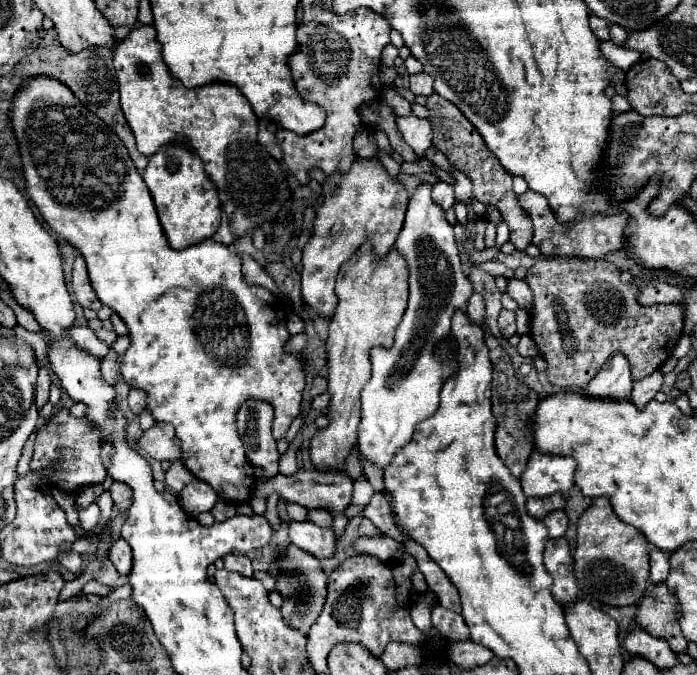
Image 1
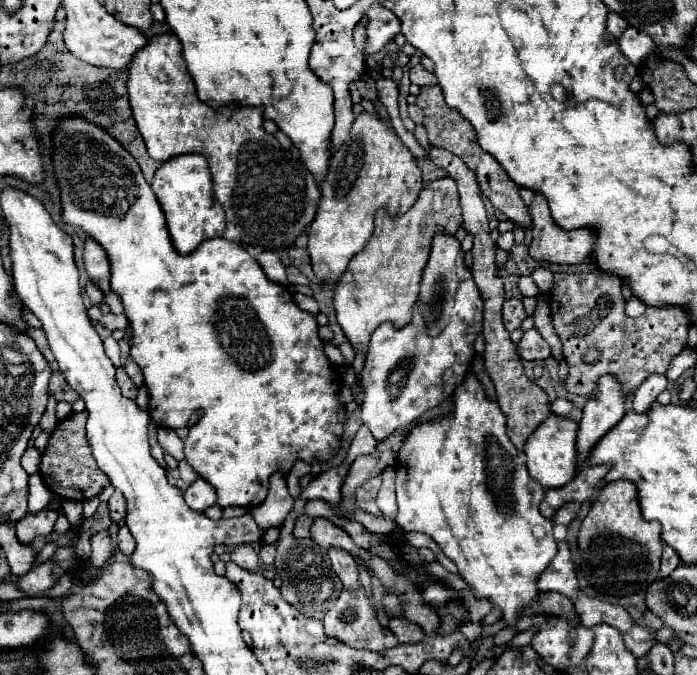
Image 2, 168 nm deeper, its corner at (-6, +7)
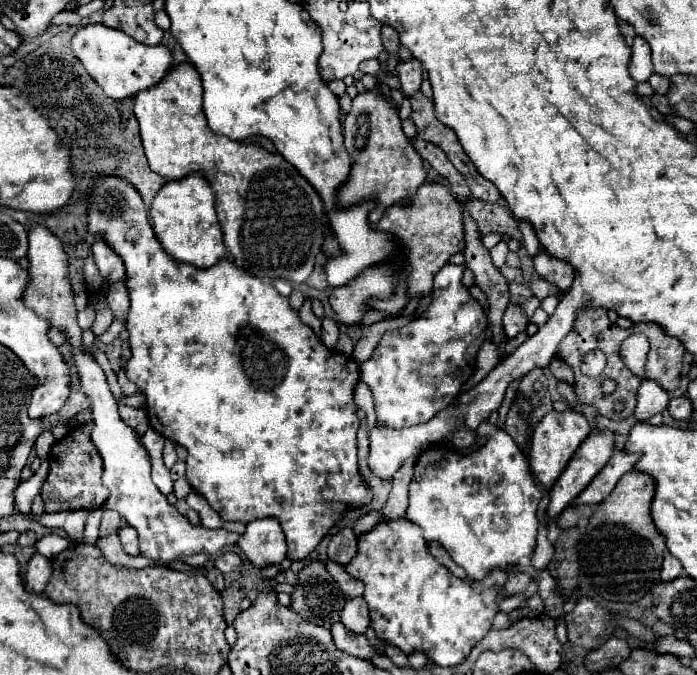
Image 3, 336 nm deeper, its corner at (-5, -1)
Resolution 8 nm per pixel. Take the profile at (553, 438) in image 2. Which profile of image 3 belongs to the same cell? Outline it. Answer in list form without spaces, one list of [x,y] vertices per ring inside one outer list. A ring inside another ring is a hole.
[[[553,410],[533,428],[531,448],[529,448],[527,460],[529,460],[533,474],[539,478],[539,482],[545,488],[551,488],[557,482],[557,478],[565,470],[567,462],[571,460],[573,452],[579,448],[579,444],[587,438],[589,432],[591,432],[591,426],[589,426],[587,418],[581,412],[573,412],[573,410],[565,410],[565,412]]]

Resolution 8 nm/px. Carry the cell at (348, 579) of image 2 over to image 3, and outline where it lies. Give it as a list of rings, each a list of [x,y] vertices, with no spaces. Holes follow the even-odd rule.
[[[363,596],[361,598],[349,598],[349,602],[345,602],[341,622],[353,632],[361,632],[363,634],[367,630],[367,626],[369,626],[369,612],[367,612]]]

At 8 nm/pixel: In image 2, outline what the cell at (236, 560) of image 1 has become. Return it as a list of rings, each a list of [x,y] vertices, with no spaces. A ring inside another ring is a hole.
[[[238,546],[230,552],[230,560],[234,564],[238,564],[240,568],[246,568],[246,570],[254,570],[258,566],[258,554],[252,546]]]

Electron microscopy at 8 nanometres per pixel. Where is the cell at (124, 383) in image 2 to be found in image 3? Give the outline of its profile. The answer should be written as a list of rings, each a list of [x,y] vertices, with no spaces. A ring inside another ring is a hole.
[[[125,396],[119,400],[119,414],[121,414],[121,418],[123,418],[129,426],[133,426],[133,428],[139,432],[139,436],[143,436],[145,430],[149,428],[145,410],[143,410],[143,408],[131,408],[131,406],[127,406],[127,404],[125,404]]]

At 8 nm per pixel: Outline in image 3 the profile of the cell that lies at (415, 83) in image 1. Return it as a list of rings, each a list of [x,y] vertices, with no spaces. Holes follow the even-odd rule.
[[[407,60],[407,62],[401,62],[397,66],[397,72],[399,72],[399,80],[403,84],[403,94],[407,98],[411,98],[411,94],[415,94],[421,86],[421,62],[419,60]]]

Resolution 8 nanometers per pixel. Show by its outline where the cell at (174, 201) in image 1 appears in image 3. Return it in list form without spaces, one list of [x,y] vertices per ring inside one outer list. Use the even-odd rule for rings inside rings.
[[[189,174],[181,180],[165,182],[153,200],[151,222],[163,250],[177,262],[207,268],[225,256],[223,234],[215,214],[215,194],[203,174]]]

